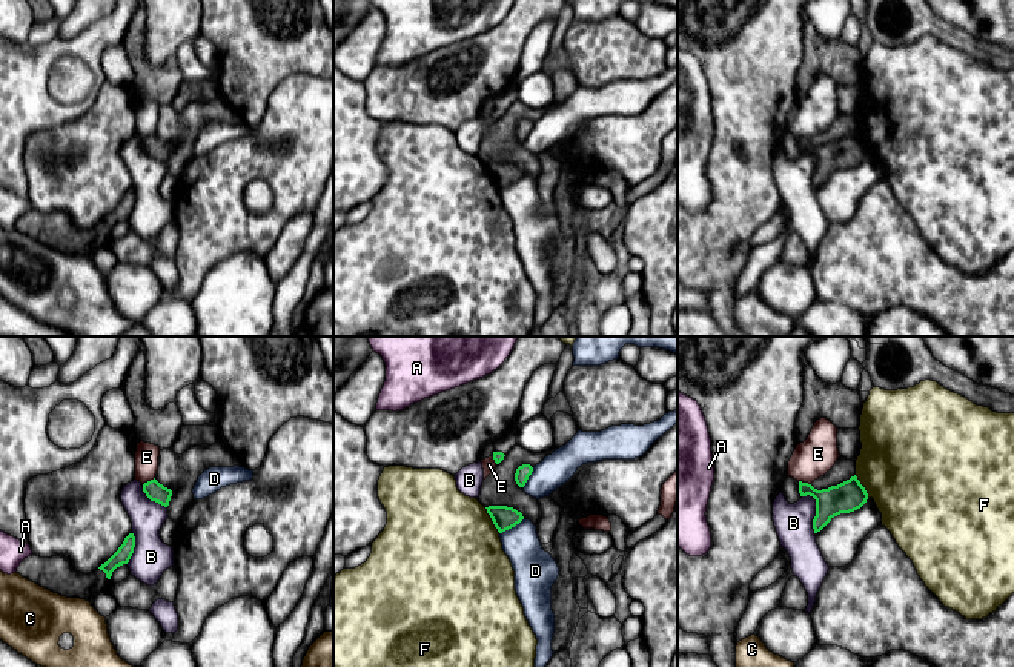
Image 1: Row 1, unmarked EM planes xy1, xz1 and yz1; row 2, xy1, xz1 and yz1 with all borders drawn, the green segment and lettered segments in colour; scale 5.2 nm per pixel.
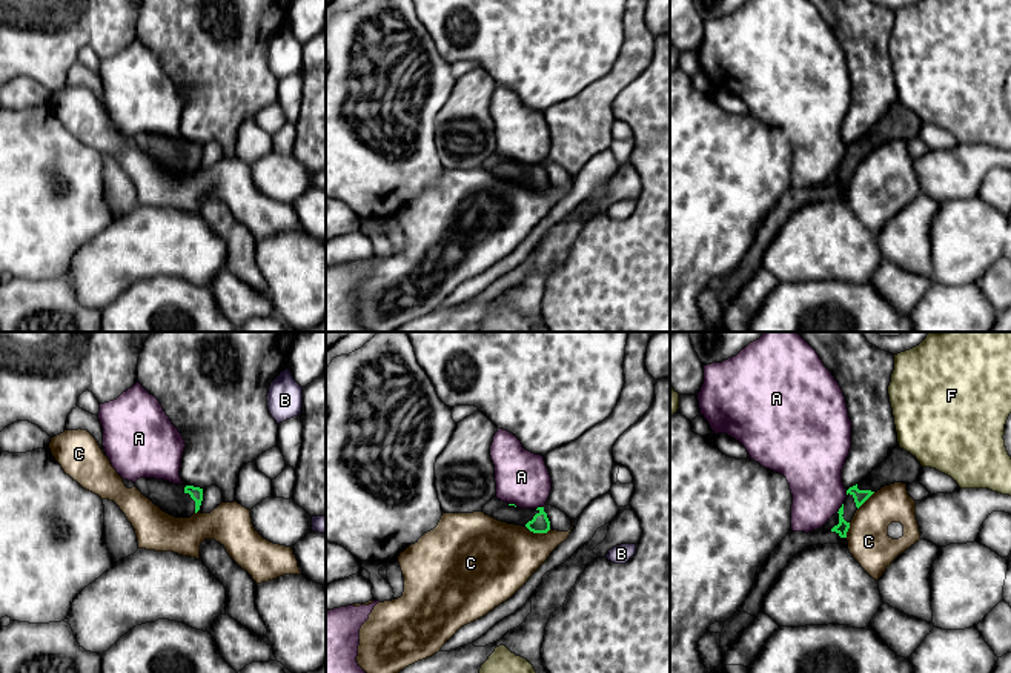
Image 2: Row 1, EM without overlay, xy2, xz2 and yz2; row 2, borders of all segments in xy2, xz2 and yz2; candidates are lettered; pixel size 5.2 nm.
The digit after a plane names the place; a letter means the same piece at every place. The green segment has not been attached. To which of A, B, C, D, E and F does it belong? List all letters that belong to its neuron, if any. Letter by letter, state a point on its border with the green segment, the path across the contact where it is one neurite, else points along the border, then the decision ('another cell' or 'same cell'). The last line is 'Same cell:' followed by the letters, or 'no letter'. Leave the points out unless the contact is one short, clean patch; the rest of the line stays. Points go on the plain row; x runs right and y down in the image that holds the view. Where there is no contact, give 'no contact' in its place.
A: yz2 (841, 163) | along yz2 (842, 159), (836, 168) | another cell
B: yz1 (816, 168) | another cell
C: xz2 (538, 188) | along xz2 (526, 182), (533, 188), (547, 188), (550, 185) | another cell
D: xz1 (512, 182) | along xz1 (524, 174), (500, 189) | another cell
E: xy1 (148, 137) | along xy1 (154, 132), (143, 140) | another cell
F: xz1 (492, 175) | another cell
Same cell: no letter

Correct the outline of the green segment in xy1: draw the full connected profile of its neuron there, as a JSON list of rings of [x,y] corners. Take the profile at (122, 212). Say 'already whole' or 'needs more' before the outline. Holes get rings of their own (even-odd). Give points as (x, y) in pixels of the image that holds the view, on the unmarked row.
needs more | [[[129,189],[118,206],[97,226],[84,231],[77,227],[63,212],[40,214],[29,211],[17,223],[23,234],[66,254],[91,257],[104,249],[112,227],[128,220],[135,203],[135,192]]]

